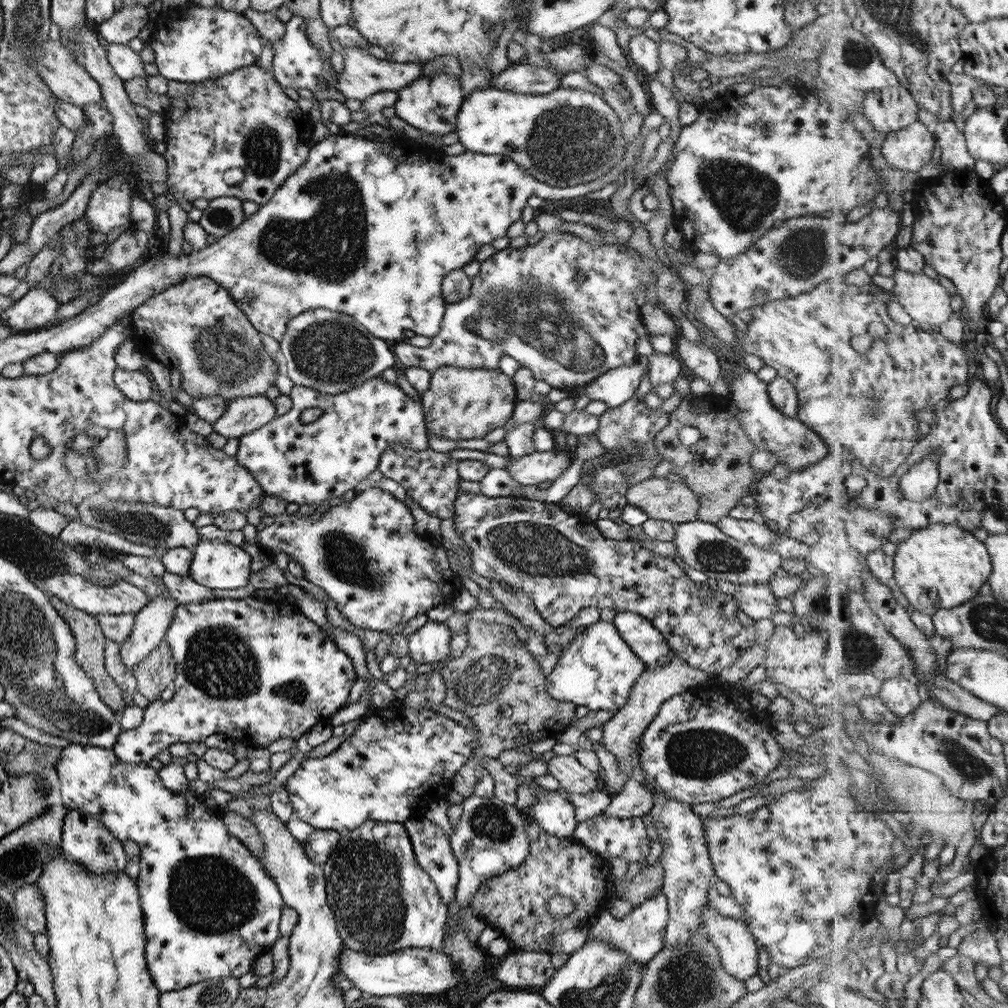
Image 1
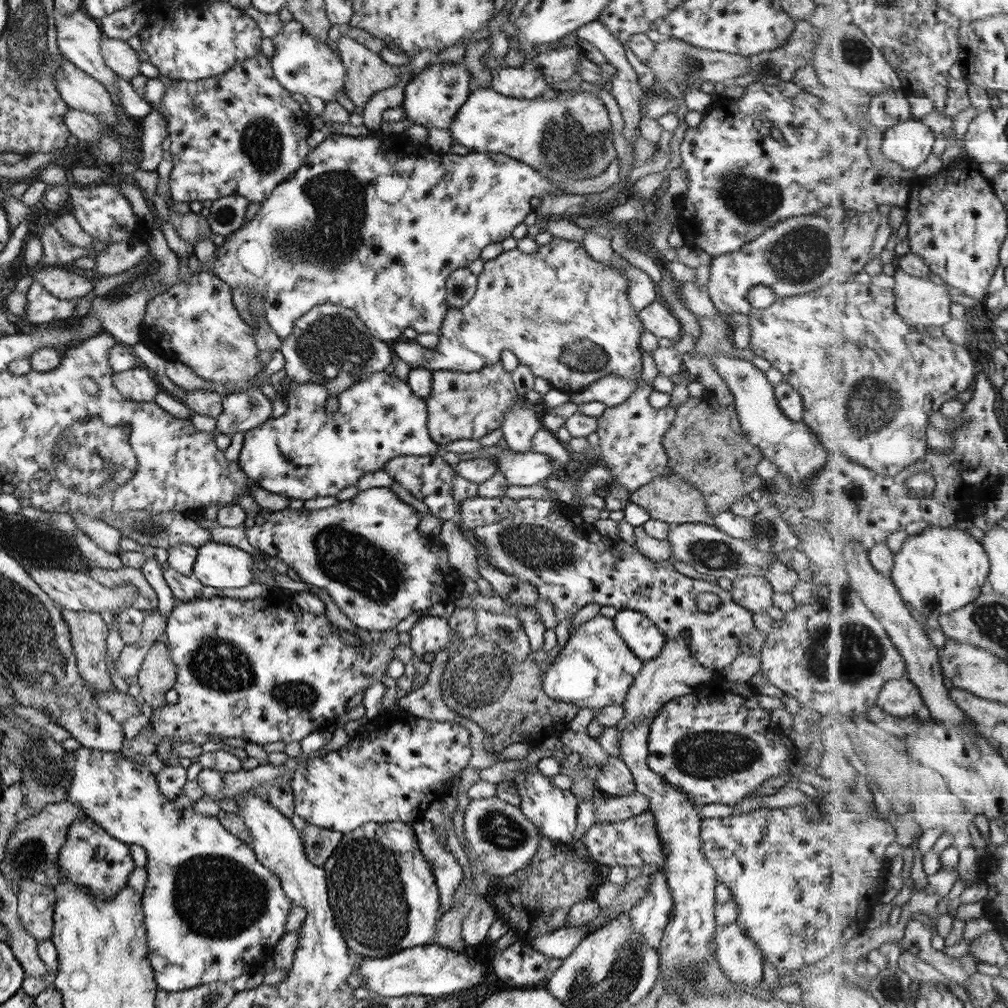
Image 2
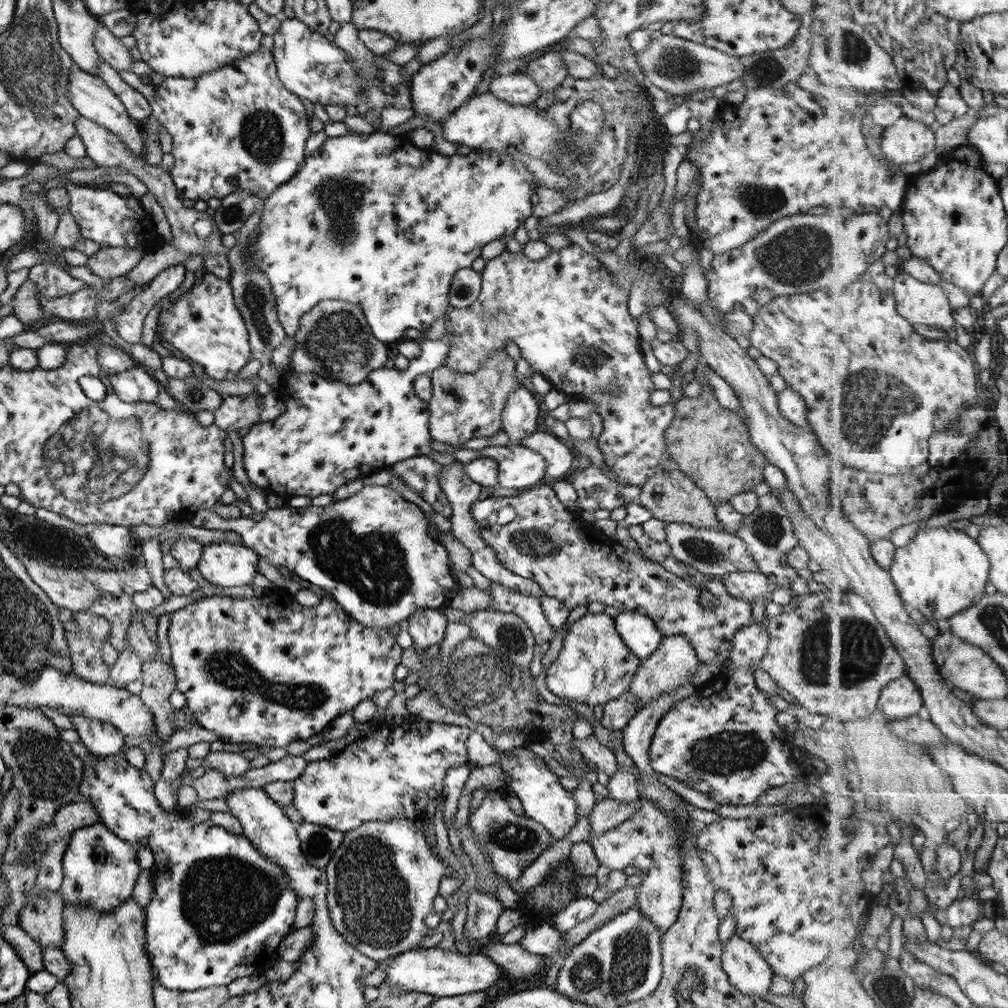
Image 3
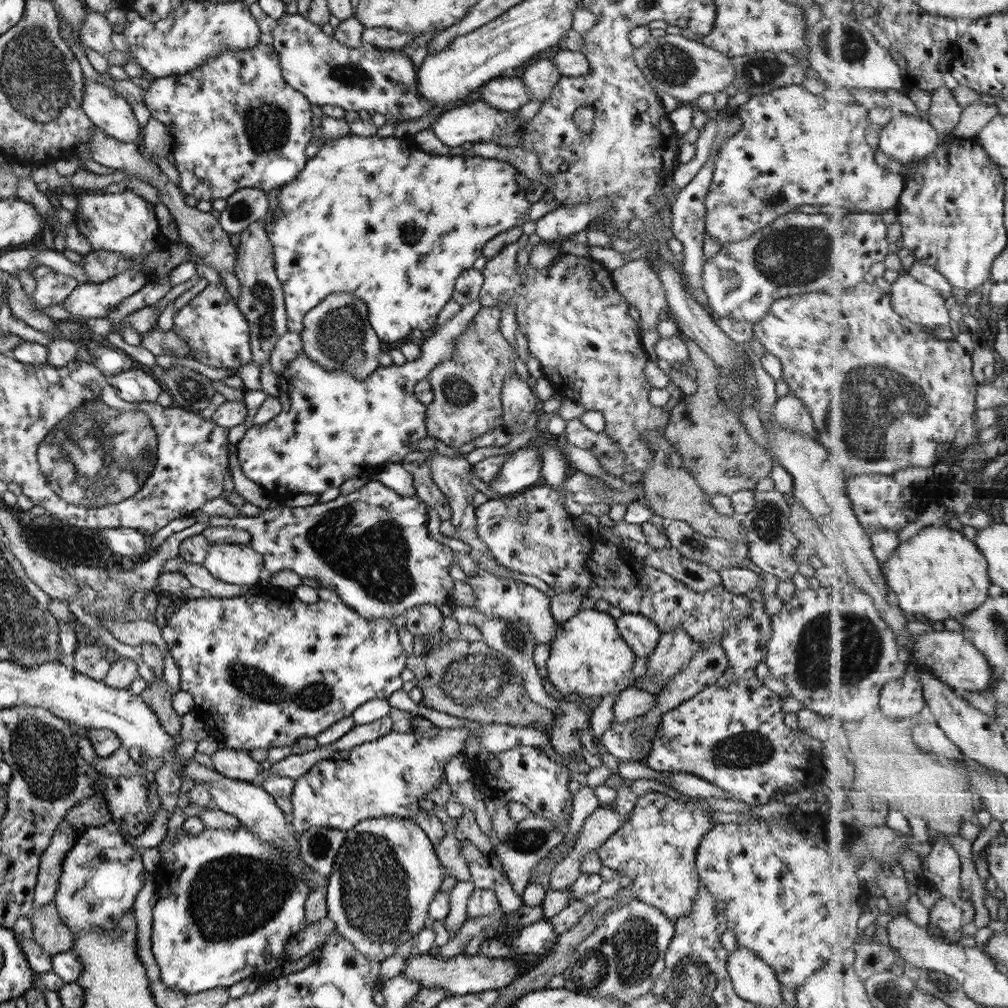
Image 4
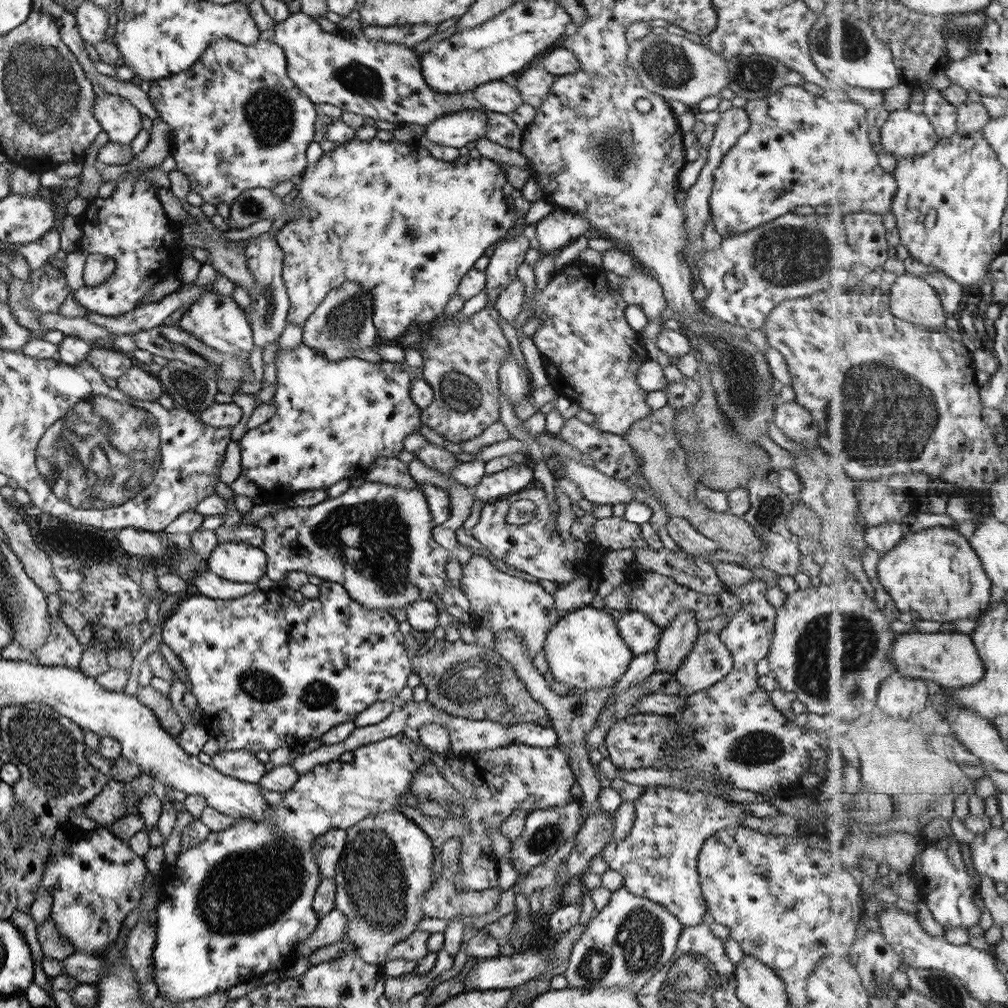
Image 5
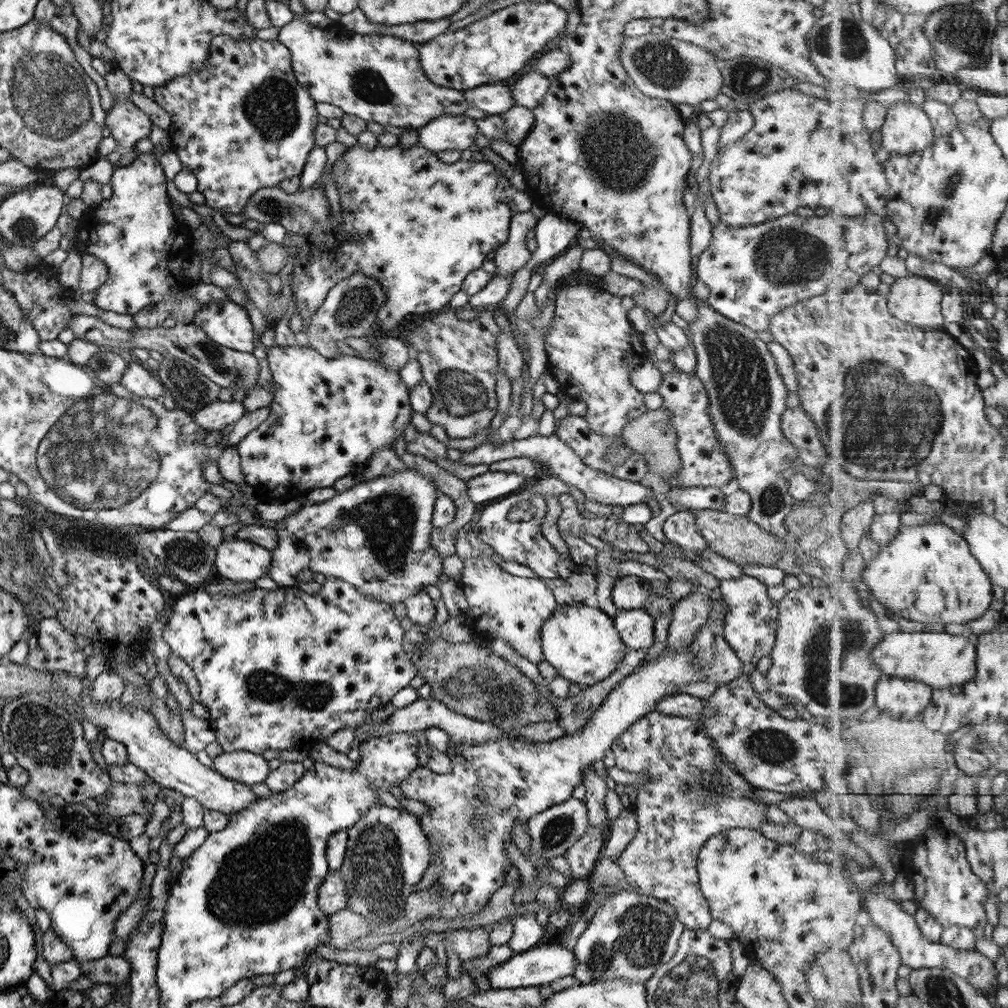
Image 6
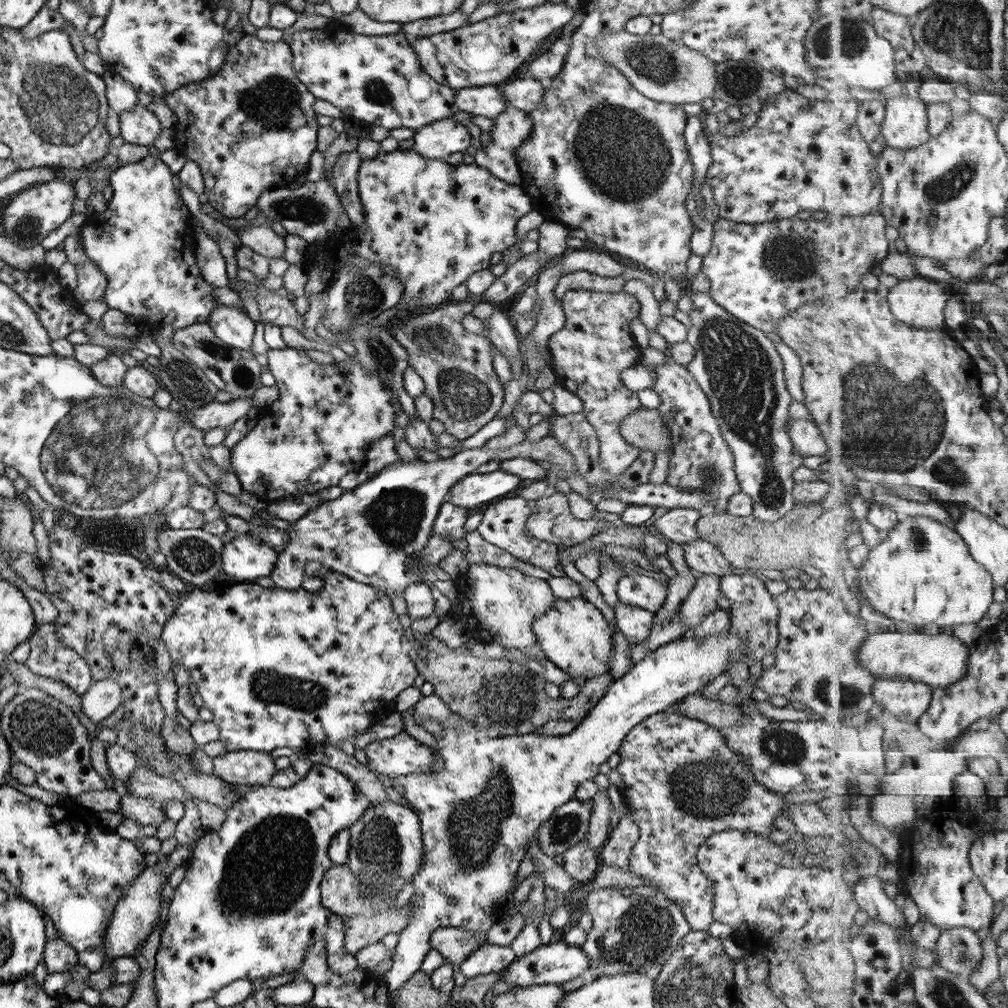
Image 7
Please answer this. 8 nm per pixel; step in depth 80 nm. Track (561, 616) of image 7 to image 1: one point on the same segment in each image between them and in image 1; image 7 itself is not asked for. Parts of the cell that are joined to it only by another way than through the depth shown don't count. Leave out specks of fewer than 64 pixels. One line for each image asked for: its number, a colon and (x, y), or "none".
1: (597, 670)
2: (595, 668)
3: (593, 667)
4: (587, 658)
5: (583, 651)
6: (579, 642)

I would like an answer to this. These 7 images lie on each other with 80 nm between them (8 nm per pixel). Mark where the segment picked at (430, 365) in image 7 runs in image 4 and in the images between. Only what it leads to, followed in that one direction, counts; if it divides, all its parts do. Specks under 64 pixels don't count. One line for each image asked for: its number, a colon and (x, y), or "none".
4: (465, 404)
5: (463, 361)
6: (457, 359)

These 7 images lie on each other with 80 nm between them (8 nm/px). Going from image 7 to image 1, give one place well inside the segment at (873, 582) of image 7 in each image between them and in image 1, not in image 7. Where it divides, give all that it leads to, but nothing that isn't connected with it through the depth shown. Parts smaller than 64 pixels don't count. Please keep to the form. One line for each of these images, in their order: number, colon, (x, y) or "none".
1: (946, 558)
2: (942, 569)
3: (942, 571)
4: (939, 574)
5: (935, 574)
6: (927, 573)

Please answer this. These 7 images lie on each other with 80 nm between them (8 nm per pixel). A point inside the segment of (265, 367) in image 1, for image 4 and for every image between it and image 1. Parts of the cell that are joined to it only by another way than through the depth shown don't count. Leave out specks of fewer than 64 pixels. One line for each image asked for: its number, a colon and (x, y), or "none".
2: (194, 322)
3: (203, 323)
4: (210, 323)

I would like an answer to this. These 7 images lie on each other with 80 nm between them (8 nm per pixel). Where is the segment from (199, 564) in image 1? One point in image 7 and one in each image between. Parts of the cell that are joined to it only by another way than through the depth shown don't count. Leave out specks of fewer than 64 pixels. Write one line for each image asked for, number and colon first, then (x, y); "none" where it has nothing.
2: (218, 565)
3: (223, 564)
4: (237, 564)
5: (237, 562)
6: (238, 560)
7: (245, 558)

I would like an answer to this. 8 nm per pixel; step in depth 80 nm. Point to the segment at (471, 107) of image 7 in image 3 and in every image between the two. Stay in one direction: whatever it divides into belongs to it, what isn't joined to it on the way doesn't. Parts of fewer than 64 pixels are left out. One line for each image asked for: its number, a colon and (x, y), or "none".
3: (518, 88)
4: (508, 93)
5: (501, 96)
6: (495, 98)

